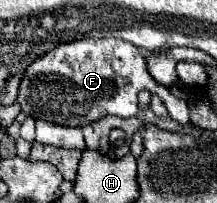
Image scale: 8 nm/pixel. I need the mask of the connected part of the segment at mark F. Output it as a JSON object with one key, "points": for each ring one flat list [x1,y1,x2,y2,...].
{"points":[[111,37,77,39,57,45,27,67,27,73,19,83,17,105,27,117,43,119,57,125,79,127,93,123,105,115,135,117,139,111,137,93,141,89,157,93,165,101,167,111,175,121,179,121,181,125,189,121,187,101,171,95,167,87,155,83,155,79,147,73,147,63,141,51,135,49,135,45,127,45,127,41]]}

